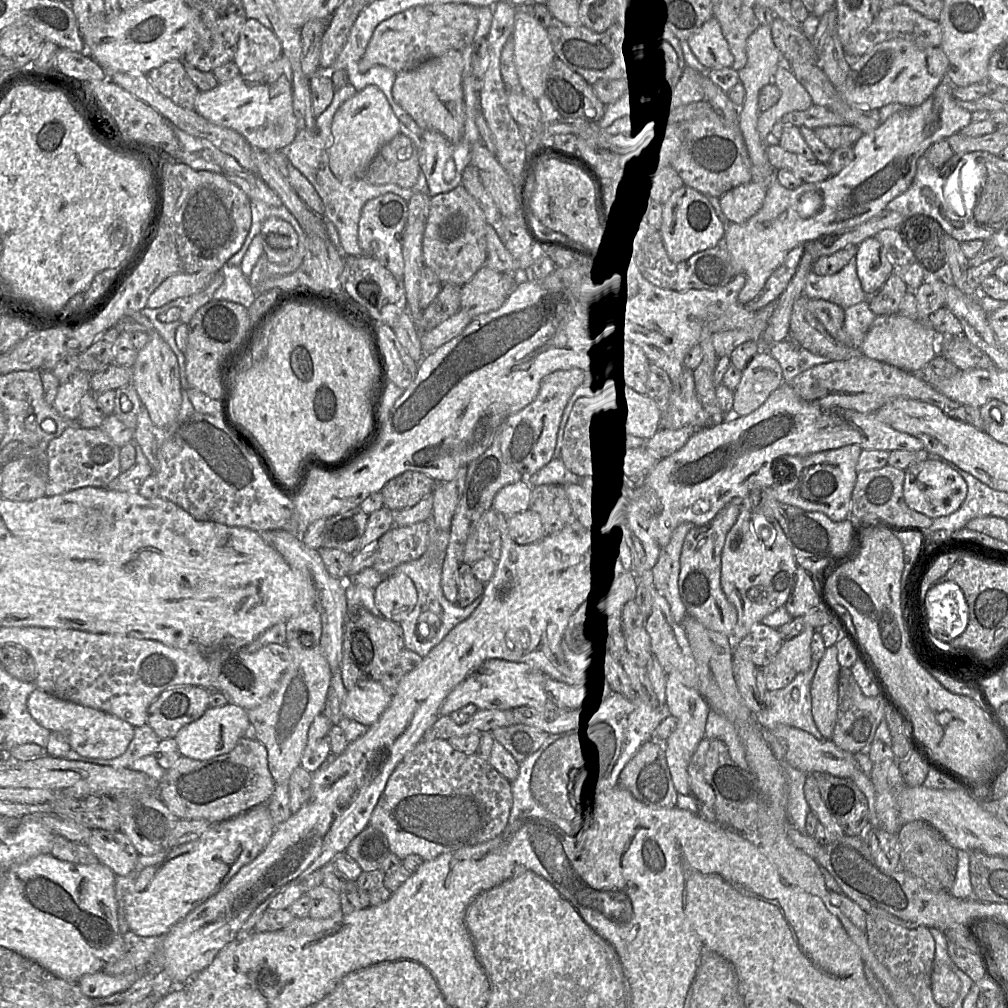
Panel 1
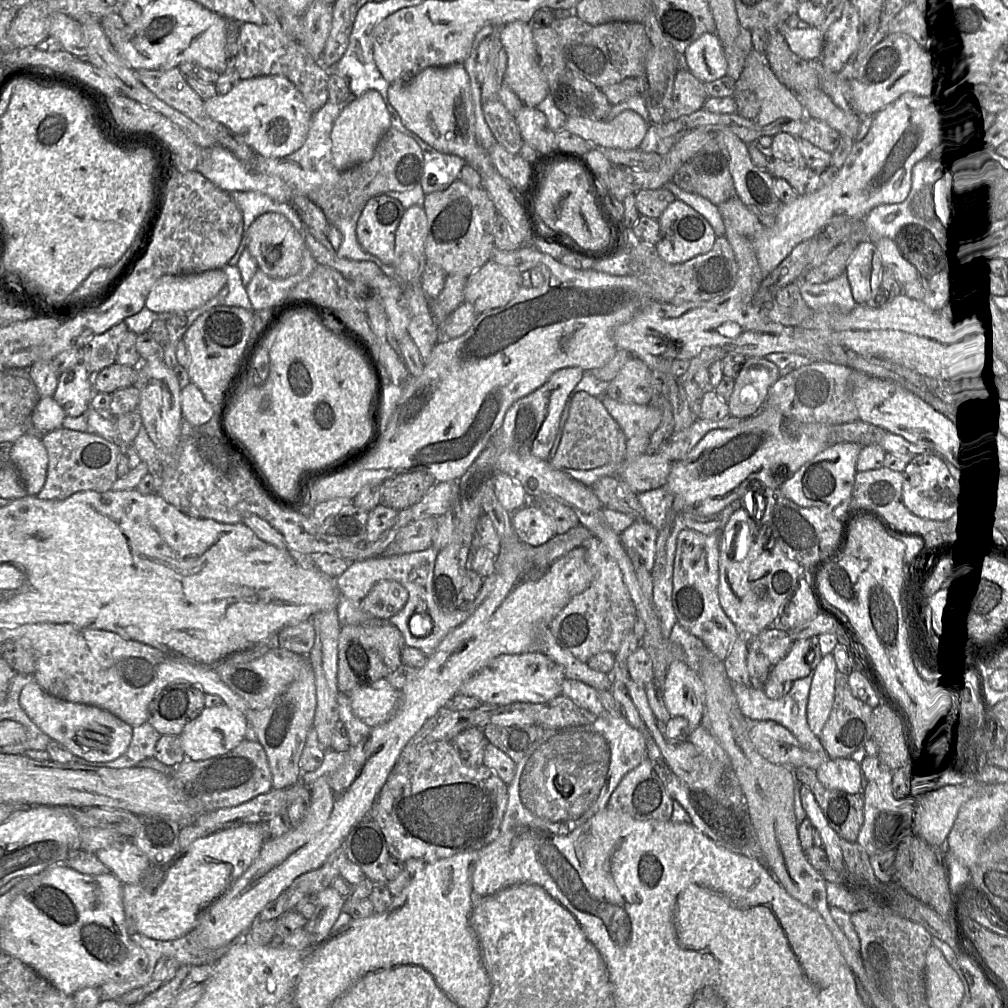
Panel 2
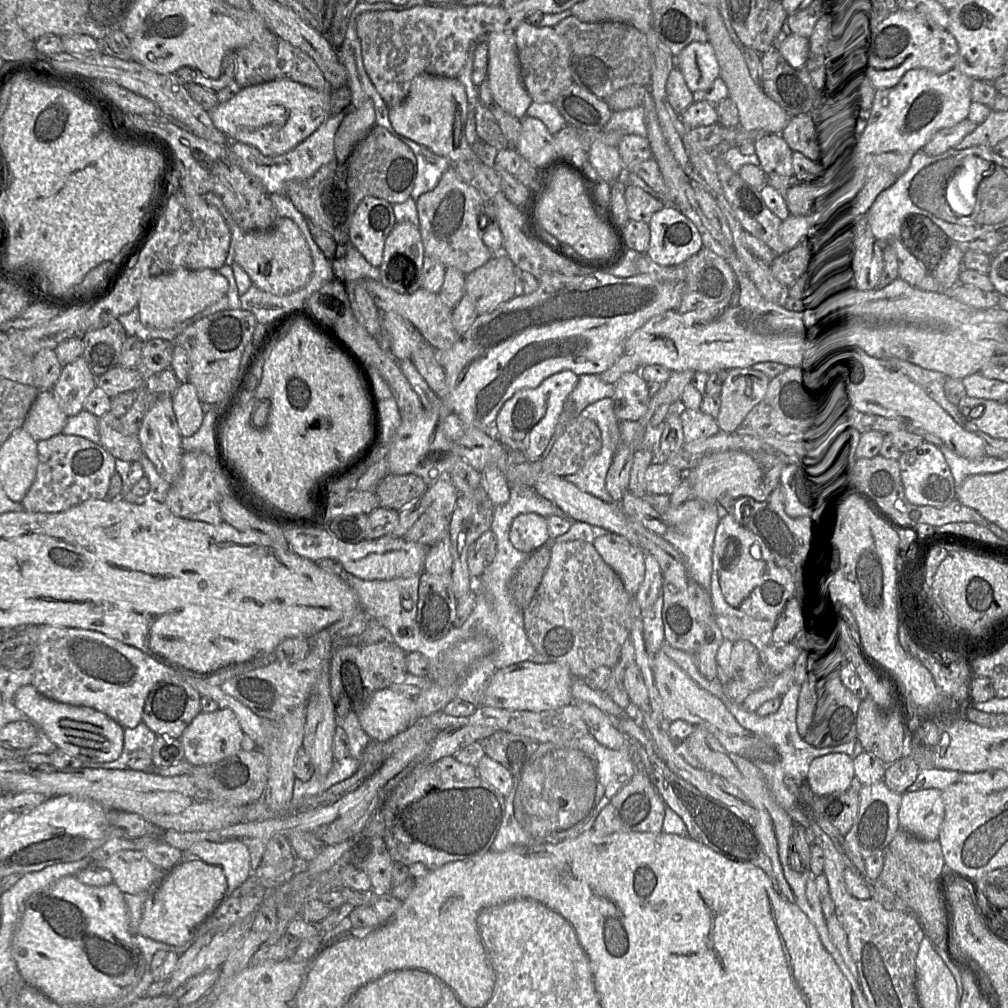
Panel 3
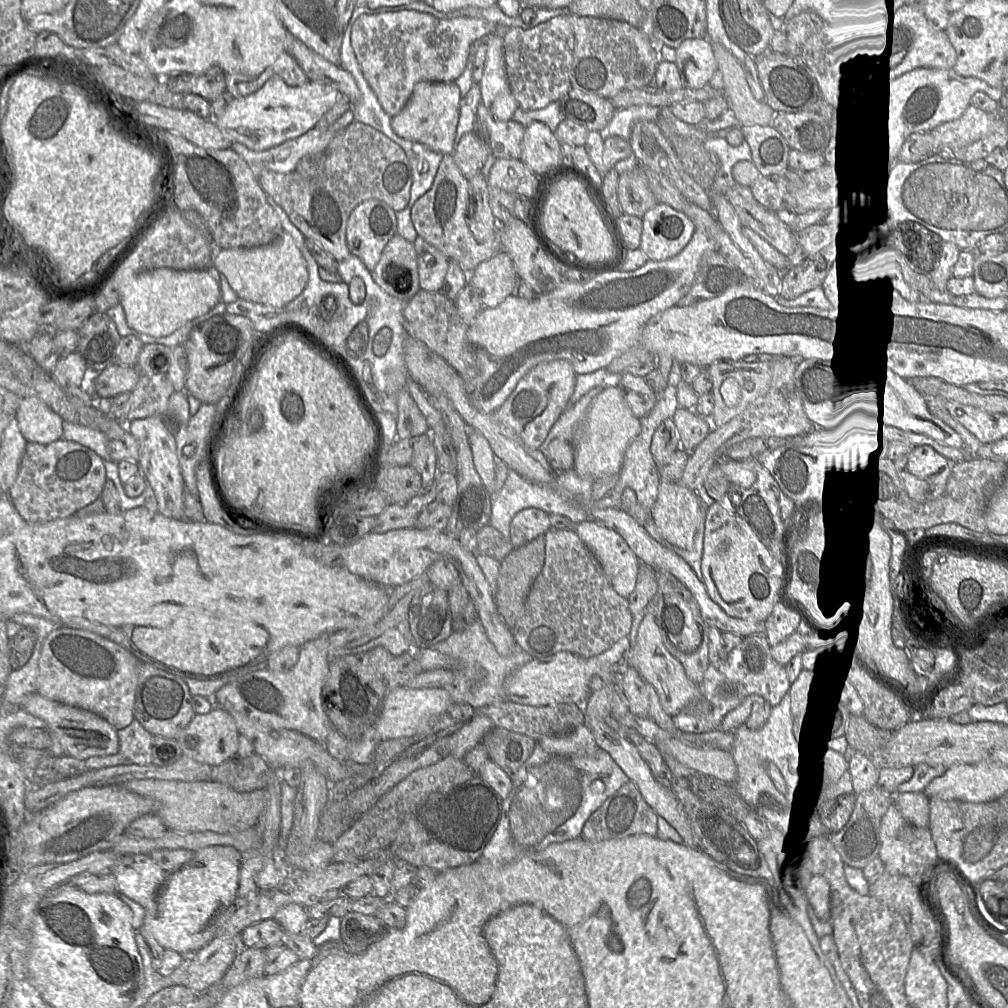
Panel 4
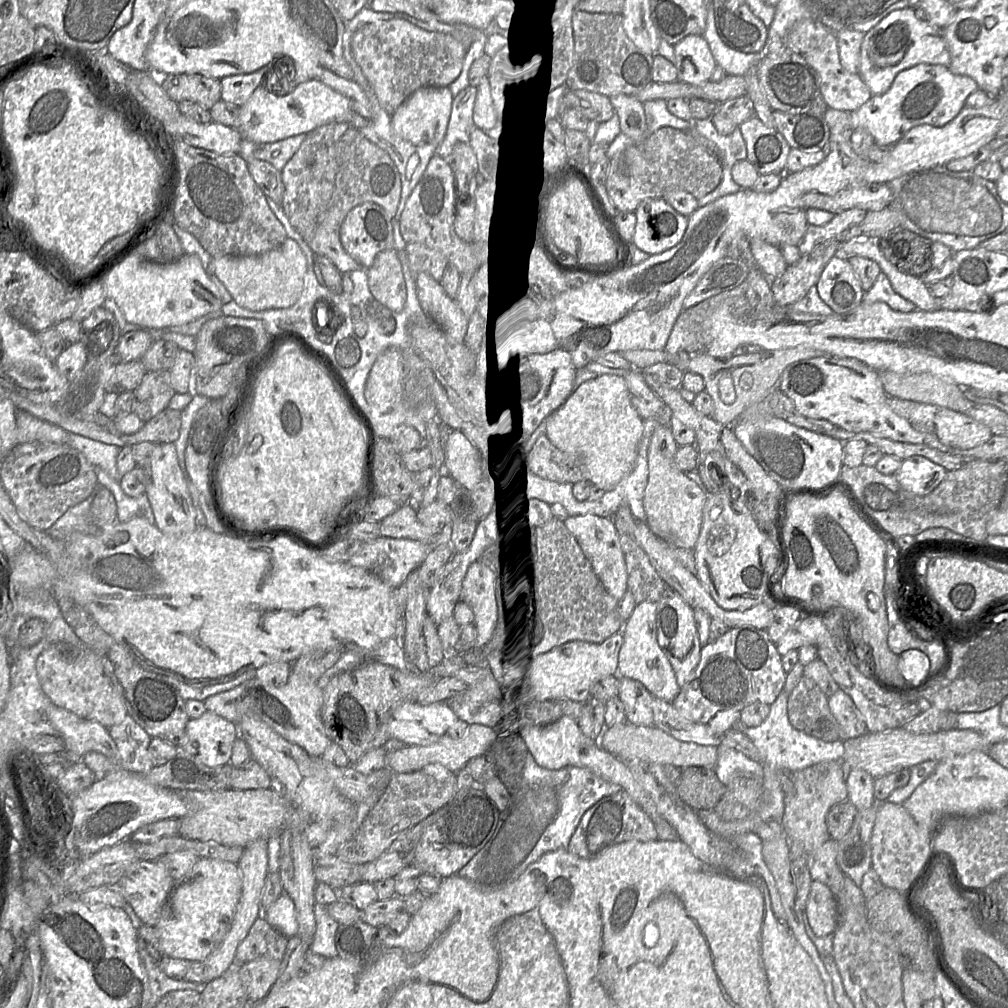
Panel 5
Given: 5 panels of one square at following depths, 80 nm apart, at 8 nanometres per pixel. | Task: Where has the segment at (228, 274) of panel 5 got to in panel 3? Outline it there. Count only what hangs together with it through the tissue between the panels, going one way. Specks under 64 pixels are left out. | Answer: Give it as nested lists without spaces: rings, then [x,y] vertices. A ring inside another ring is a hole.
[[[277,217],[273,226],[265,231],[243,231],[235,222],[229,223],[234,249],[234,263],[240,265],[249,275],[252,284],[274,295],[290,294],[308,282],[312,273],[310,250],[297,225],[288,218]]]

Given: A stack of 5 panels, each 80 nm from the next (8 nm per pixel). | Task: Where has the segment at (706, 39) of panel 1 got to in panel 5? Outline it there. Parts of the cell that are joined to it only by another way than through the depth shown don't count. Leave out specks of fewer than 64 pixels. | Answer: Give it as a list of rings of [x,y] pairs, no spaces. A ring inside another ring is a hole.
[[[689,35],[674,46],[678,80],[699,85],[711,80],[718,66],[703,35]]]

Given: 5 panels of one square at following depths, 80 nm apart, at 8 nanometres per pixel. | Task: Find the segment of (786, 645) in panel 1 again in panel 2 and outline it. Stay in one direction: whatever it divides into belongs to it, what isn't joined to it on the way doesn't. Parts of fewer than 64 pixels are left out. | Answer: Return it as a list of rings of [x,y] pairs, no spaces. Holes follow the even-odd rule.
[[[810,639],[795,640],[786,656],[770,669],[768,680],[785,682],[808,676],[810,673],[810,666],[807,663],[809,647]]]

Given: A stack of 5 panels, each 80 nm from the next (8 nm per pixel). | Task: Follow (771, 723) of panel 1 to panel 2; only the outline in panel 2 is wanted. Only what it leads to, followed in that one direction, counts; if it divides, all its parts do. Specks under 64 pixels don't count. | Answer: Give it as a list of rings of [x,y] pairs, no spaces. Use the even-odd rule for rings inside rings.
[[[810,667],[810,673],[804,678],[794,680],[790,691],[779,699],[768,698],[763,688],[754,688],[732,683],[732,692],[741,713],[748,719],[755,721],[774,721],[788,729],[808,751],[825,752],[819,739],[809,728],[807,722],[807,703],[810,686],[816,668]]]

